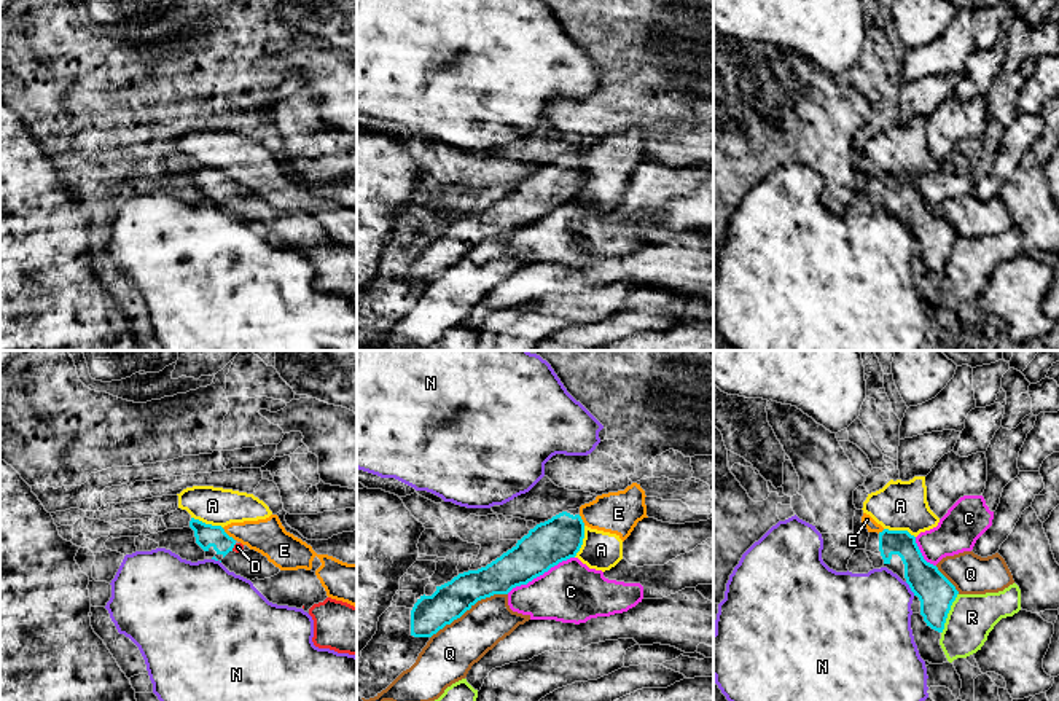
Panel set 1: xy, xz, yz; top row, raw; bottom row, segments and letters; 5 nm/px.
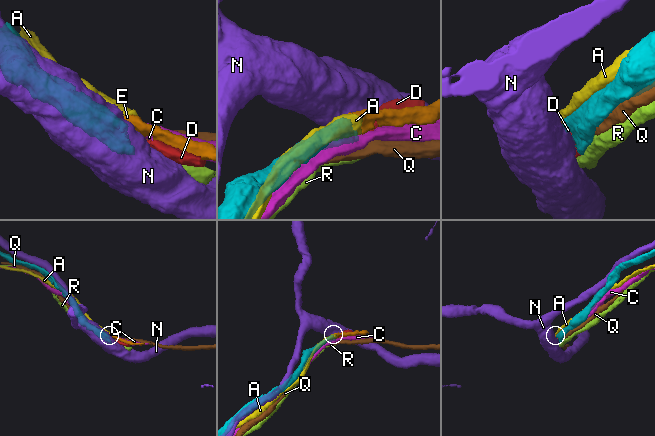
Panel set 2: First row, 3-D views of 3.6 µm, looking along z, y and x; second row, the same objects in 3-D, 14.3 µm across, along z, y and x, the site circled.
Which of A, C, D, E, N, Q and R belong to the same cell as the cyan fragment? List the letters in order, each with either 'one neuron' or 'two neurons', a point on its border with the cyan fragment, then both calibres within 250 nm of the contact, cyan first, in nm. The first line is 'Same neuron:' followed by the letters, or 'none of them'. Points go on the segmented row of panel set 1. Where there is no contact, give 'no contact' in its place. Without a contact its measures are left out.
Same neuron: D
A: two neurons; meets cyan in xy at (207, 524); 120 nm thick on the cyan side, 190 nm on the other
C: two neurons; meets cyan in xz at (540, 574); 220 nm thick on the cyan side, 300 nm on the other
D: one neuron; meets cyan in xy at (233, 547); 120 nm thick on the cyan side, 50 nm on the other
E: two neurons; meets cyan in xy at (226, 534); 120 nm thick on the cyan side, 180 nm on the other
N: two neurons; meets cyan in yz at (910, 587); 180 nm thick on the cyan side, 420 nm on the other
Q: two neurons; meets cyan in xz at (468, 609); 190 nm thick on the cyan side, 260 nm on the other
R: two neurons; meets cyan in yz at (948, 612); 180 nm thick on the cyan side, 240 nm on the other

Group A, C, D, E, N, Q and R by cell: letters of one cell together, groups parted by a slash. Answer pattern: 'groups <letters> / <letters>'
groups A E / C / D / N / Q / R

